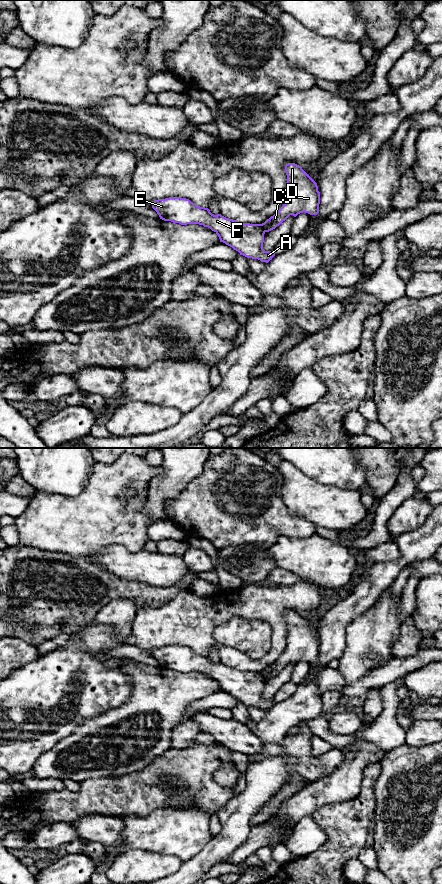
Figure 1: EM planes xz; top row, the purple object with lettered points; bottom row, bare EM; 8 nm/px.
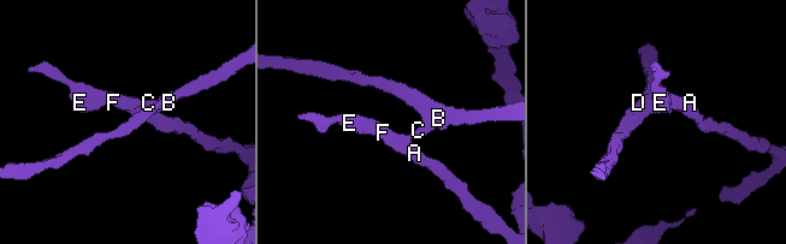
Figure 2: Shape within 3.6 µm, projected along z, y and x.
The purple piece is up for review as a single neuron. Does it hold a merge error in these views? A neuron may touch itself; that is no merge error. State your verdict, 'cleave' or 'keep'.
cleave

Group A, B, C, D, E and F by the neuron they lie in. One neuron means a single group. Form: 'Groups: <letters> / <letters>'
Groups: A E F / B C D

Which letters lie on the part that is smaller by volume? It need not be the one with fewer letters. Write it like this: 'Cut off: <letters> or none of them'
Cut off: B, C, D

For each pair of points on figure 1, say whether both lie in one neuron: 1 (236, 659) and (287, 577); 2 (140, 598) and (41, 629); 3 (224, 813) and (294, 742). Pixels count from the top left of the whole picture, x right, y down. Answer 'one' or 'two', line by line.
1: two
2: one
3: one

